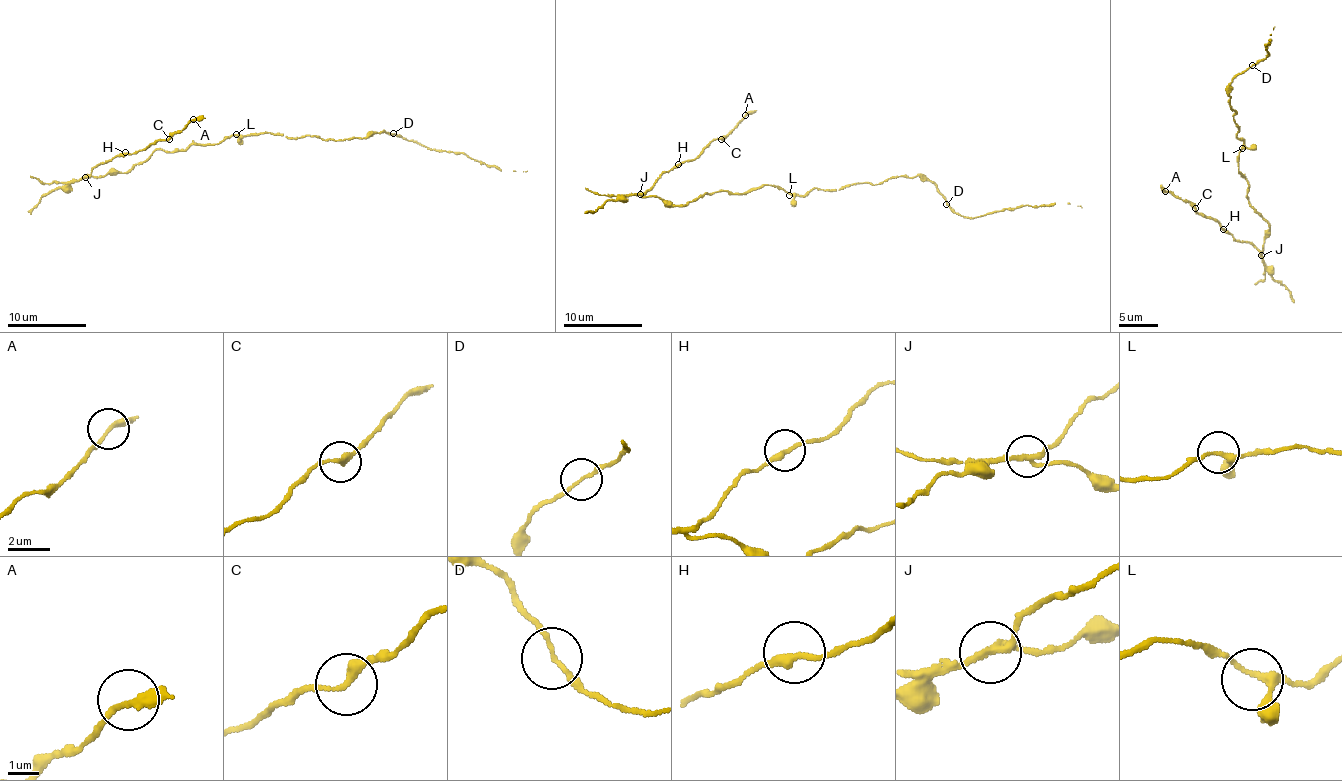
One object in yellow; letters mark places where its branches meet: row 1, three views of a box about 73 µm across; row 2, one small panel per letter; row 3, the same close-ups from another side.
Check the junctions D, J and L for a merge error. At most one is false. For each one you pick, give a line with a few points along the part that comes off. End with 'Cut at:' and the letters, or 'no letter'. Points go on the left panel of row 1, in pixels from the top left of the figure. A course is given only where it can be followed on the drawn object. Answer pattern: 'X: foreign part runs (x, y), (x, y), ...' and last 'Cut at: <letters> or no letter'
J: foreign part runs (84, 178), (101, 162), (139, 151), (171, 137), (195, 119), (205, 119)
Cut at: J

